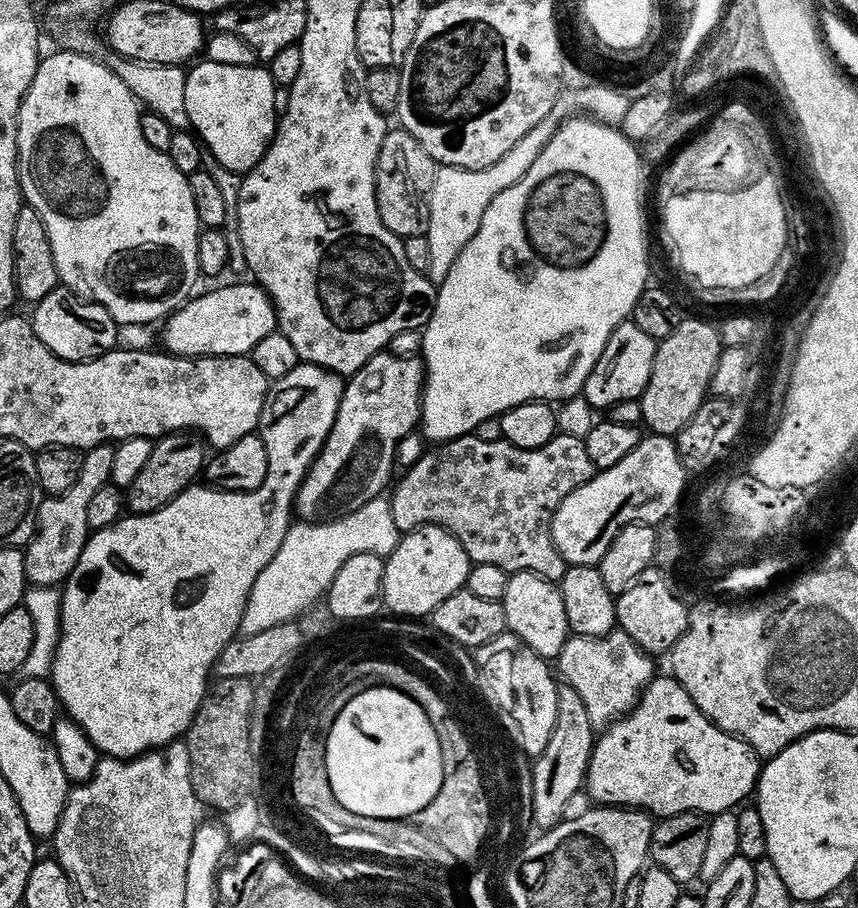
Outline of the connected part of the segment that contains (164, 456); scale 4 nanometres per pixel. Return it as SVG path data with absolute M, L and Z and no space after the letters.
M191 431L171 432L168 436L159 437L150 450L150 459L142 465L138 478L134 478L126 490L127 511L132 514L150 514L193 487L206 463L204 448L206 449L205 441Z

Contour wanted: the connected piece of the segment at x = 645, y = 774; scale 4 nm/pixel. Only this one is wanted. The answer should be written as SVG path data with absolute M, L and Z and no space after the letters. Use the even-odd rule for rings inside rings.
M664 674L651 680L636 703L597 735L588 772L584 775L584 788L593 805L638 808L656 818L683 812L715 814L735 809L747 801L744 800L747 796L749 799L753 795L761 767L756 752L742 737L711 724L680 683Z

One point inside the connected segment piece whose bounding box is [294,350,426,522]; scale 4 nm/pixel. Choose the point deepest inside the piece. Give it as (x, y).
(380, 404)

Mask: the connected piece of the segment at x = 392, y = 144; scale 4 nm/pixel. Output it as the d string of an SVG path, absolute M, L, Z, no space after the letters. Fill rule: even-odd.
M403 128L389 129L379 150L375 168L375 194L378 210L386 228L399 236L422 236L430 220L430 192L434 186L437 163L416 138Z

